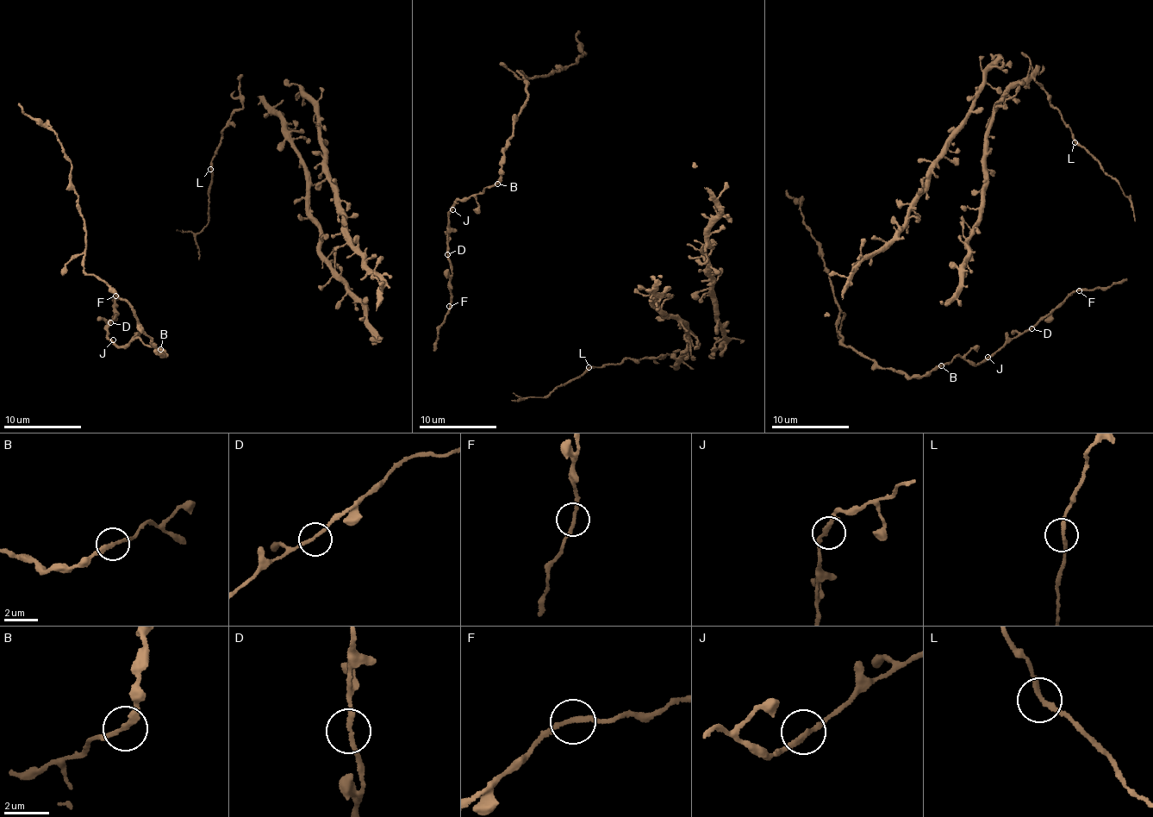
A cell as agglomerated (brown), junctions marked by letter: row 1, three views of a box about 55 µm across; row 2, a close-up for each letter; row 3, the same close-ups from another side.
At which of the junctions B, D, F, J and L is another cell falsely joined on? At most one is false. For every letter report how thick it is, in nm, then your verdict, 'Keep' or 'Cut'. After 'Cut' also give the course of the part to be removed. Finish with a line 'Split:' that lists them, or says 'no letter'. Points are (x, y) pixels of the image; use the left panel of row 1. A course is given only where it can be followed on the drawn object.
B: Thickness 200 nm. Keep
D: Thickness 200 nm. Keep
F: Thickness 200 nm. Keep
J: Thickness 200 nm. Keep
L: Thickness 220 nm. Keep
Split: no letter

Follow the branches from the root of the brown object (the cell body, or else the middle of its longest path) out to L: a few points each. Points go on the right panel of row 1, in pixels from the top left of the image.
L: (1134, 221), (1131, 200), (1103, 171), (1098, 159), (1075, 142)

